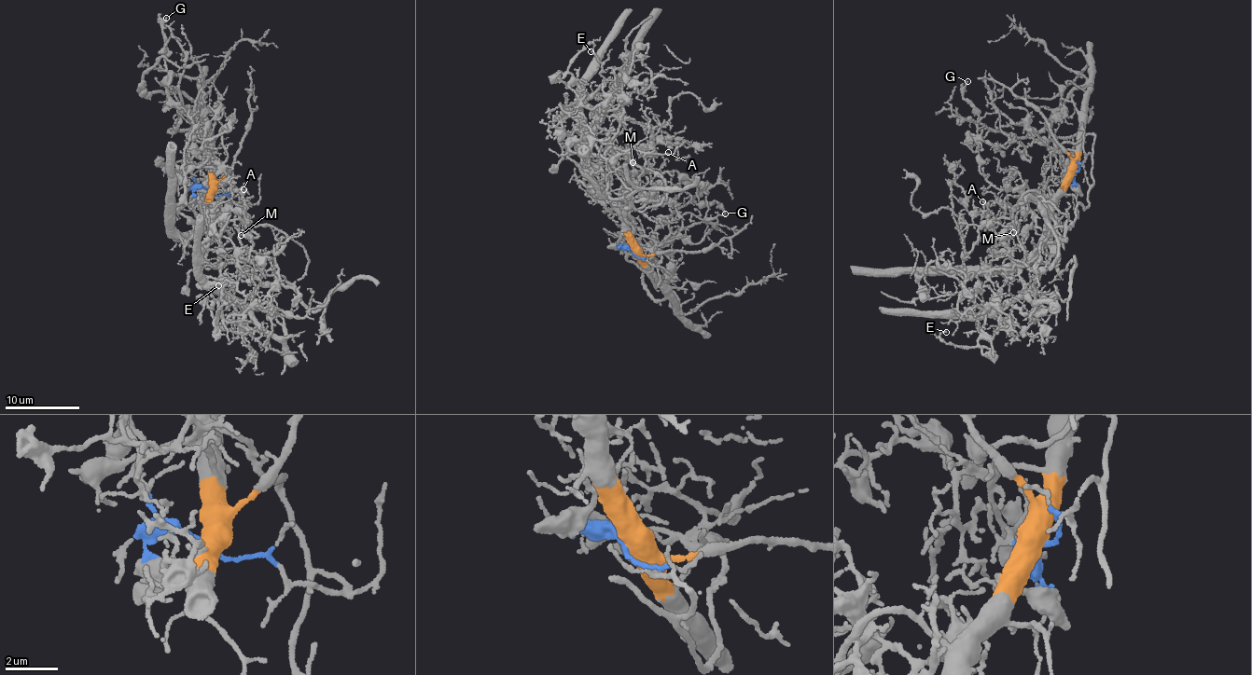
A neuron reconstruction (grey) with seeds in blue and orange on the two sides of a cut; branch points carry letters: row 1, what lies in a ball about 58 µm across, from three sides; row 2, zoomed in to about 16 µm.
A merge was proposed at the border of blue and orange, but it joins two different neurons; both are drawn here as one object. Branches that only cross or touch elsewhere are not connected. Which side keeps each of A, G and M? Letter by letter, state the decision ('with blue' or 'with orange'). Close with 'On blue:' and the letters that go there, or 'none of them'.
A: with blue
G: with blue
M: with blue
On blue: A, G, M

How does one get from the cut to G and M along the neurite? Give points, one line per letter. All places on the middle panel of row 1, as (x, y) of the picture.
G: (632, 252), (630, 236), (669, 235), (664, 216), (674, 219), (684, 191), (726, 213)
M: (632, 252), (622, 246), (632, 198), (616, 159), (605, 152), (624, 154), (634, 148), (646, 164), (632, 161)

